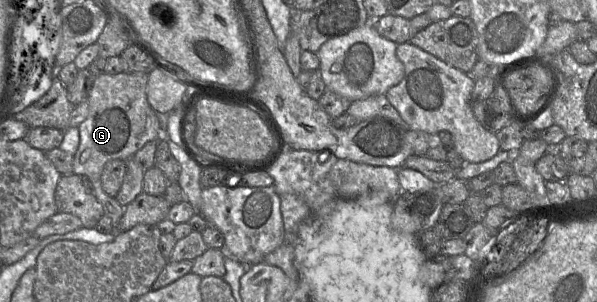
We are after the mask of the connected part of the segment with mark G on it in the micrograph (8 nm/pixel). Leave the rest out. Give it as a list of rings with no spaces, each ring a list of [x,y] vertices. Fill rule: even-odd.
[[[143,72],[103,73],[95,78],[88,96],[89,113],[78,126],[80,142],[73,160],[73,174],[85,176],[91,183],[97,200],[114,226],[118,228],[125,207],[102,188],[101,173],[104,165],[114,159],[127,160],[147,142],[168,139],[162,131],[156,112],[147,99],[149,74]]]

